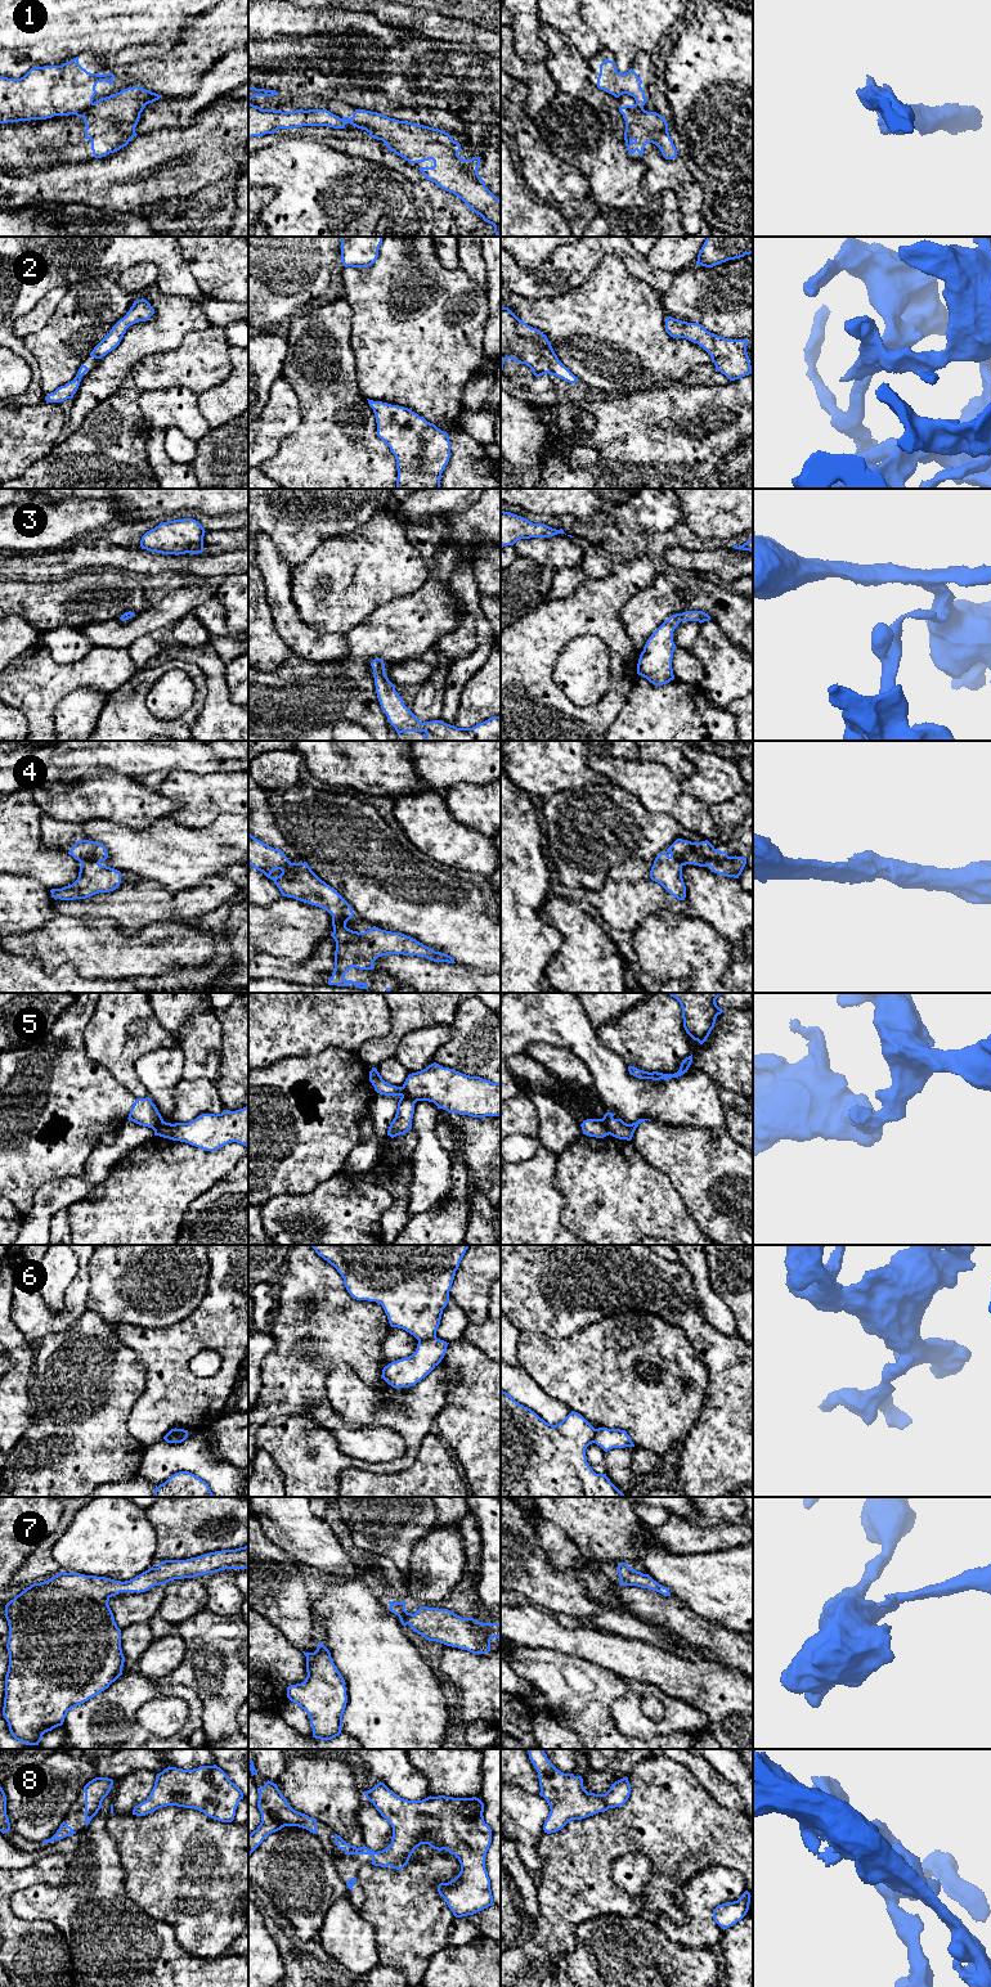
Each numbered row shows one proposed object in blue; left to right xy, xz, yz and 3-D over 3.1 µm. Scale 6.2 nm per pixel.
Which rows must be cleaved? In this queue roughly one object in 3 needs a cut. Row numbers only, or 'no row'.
1, 5, 6

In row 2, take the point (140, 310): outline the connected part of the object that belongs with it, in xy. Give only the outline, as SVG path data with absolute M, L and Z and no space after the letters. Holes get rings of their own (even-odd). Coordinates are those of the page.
M142 298L138 301L134 301L130 310L126 313L126 315L120 319L109 331L107 336L94 347L94 350L90 352L90 356L95 359L102 359L108 352L115 350L124 334L126 333L126 329L139 322L148 320L154 314L154 309L151 306L151 304Z

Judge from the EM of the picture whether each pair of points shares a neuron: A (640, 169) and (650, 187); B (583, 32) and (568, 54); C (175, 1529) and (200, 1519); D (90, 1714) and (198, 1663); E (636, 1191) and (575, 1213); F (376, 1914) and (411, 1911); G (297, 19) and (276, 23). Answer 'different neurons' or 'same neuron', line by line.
A: different neurons
B: different neurons
C: same neuron
D: different neurons
E: same neuron
F: same neuron
G: same neuron

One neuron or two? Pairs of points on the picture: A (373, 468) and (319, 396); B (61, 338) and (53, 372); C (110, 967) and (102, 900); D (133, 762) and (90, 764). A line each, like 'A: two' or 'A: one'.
A: one
B: one
C: two
D: one

